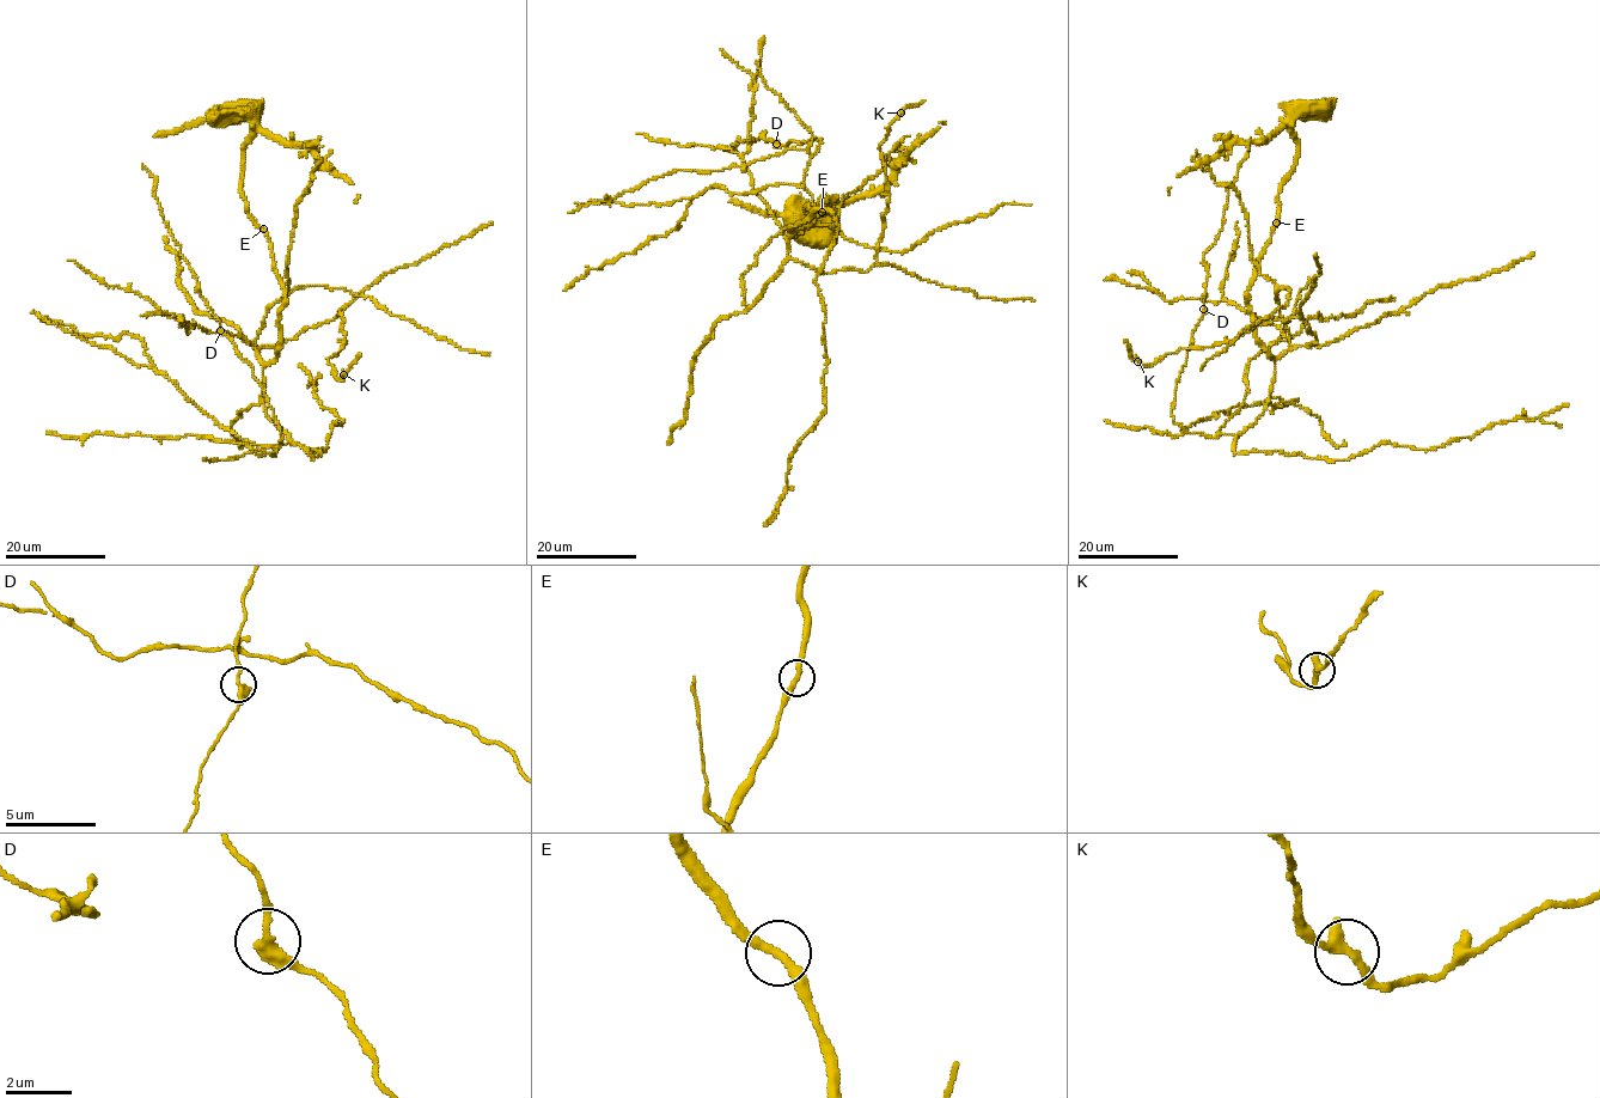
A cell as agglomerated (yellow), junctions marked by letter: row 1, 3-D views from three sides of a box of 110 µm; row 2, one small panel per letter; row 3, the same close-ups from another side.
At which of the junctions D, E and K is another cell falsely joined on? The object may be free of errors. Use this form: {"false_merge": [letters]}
{"false_merge": []}

